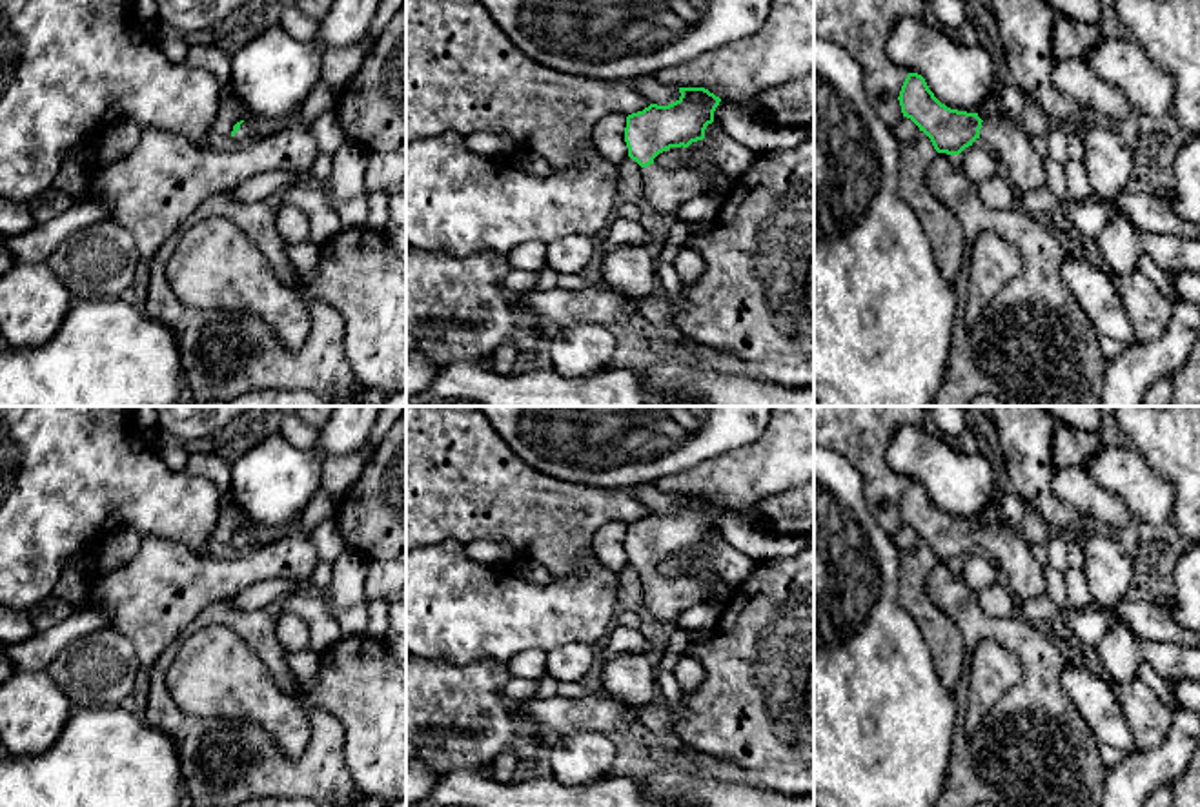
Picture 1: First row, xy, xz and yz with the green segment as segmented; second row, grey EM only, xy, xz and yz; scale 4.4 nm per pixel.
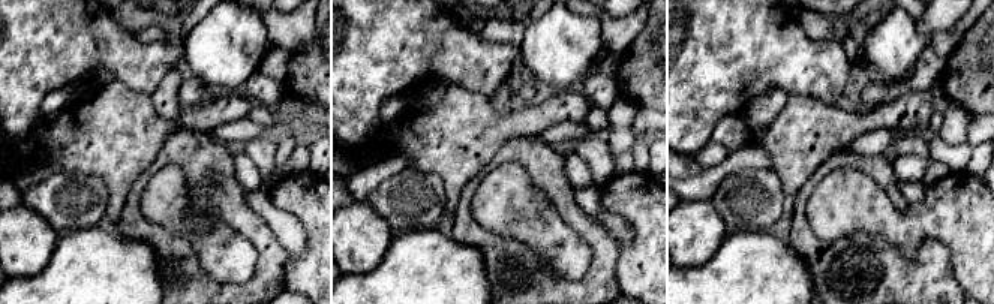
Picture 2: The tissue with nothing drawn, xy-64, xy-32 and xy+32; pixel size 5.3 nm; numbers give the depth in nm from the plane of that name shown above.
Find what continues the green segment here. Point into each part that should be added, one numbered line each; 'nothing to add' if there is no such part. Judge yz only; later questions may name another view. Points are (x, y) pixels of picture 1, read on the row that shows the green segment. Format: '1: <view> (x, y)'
1: yz (1024, 168)

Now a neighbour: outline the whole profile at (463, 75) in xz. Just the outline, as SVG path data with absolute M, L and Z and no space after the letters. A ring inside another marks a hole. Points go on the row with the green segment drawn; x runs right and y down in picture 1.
M406 0L406 144L446 131L470 137L512 137L524 153L543 157L552 169L572 168L592 144L594 126L610 113L625 117L650 102L628 80L599 80L546 67L523 55L479 0Z

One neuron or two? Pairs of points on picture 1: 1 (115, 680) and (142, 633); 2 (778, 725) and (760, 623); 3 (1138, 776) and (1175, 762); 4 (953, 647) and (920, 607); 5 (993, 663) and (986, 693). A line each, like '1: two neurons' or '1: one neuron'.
1: two neurons
2: one neuron
3: one neuron
4: one neuron
5: one neuron

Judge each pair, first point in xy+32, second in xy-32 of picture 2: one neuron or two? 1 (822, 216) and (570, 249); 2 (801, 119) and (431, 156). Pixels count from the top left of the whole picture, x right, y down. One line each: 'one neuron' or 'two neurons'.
1: one neuron
2: one neuron

